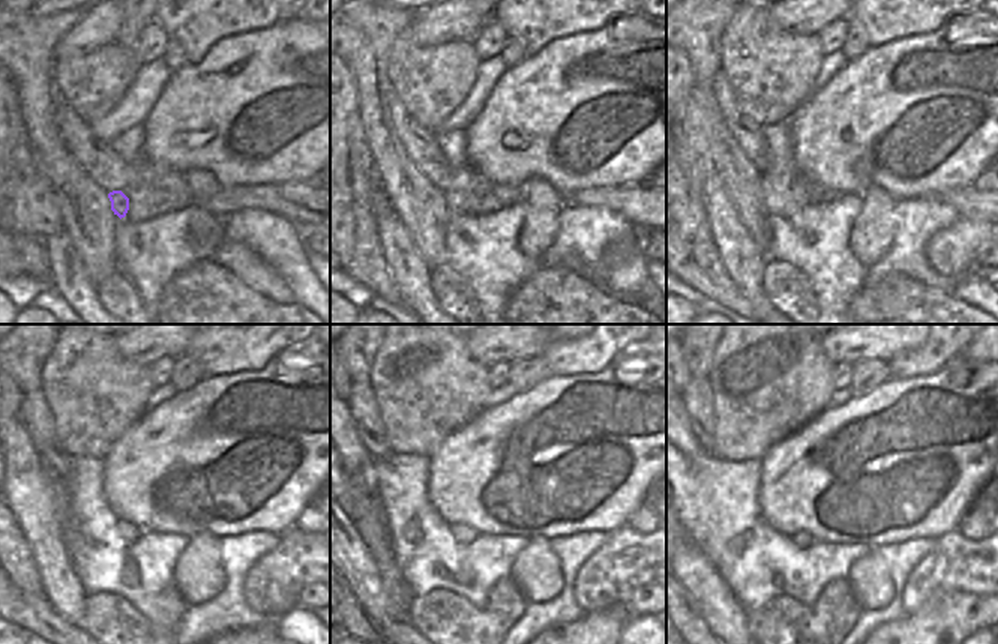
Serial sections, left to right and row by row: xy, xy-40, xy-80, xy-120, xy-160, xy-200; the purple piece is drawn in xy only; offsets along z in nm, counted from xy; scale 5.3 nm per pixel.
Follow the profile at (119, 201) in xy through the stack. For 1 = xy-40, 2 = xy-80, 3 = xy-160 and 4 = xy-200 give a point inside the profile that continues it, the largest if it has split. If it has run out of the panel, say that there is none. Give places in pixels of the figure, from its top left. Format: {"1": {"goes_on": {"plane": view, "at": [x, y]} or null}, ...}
{"1": {"goes_on": {"plane": "xy-40", "at": [456, 201]}}, "2": {"goes_on": {"plane": "xy-80", "at": [799, 194]}}, "3": {"goes_on": {"plane": "xy-160", "at": [462, 533]}}, "4": {"goes_on": {"plane": "xy-200", "at": [802, 538]}}}

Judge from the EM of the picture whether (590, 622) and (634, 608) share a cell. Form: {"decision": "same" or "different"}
{"decision": "same"}

